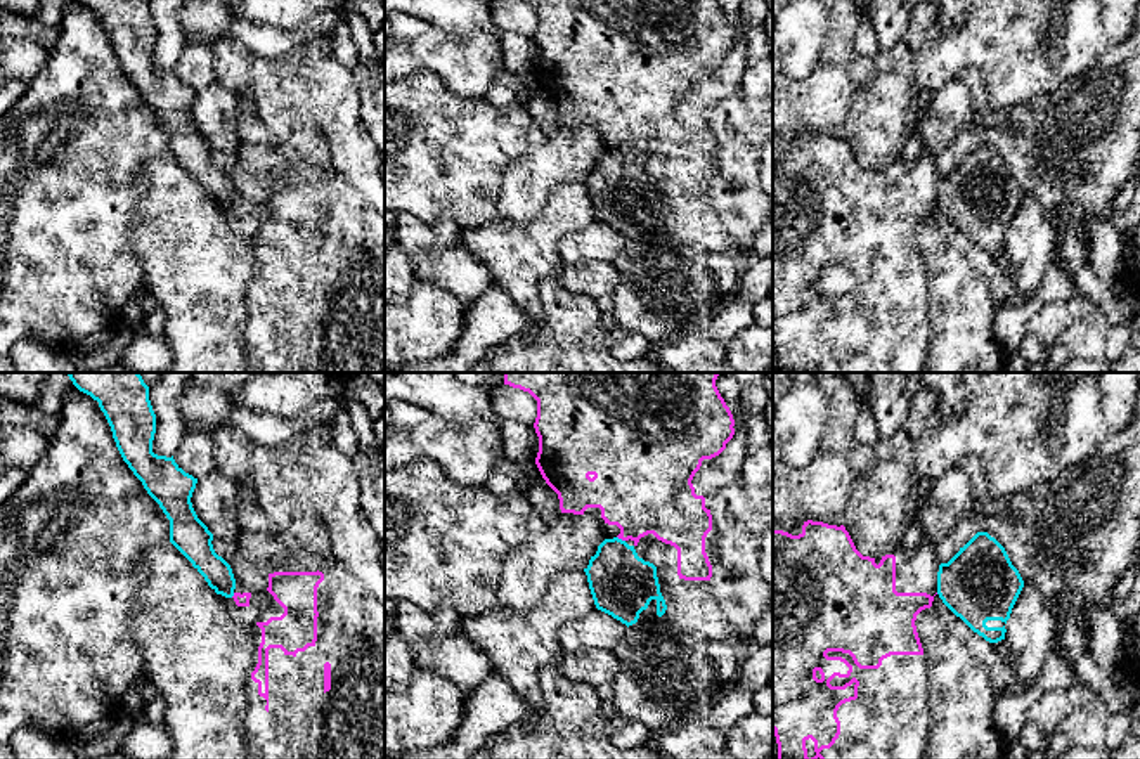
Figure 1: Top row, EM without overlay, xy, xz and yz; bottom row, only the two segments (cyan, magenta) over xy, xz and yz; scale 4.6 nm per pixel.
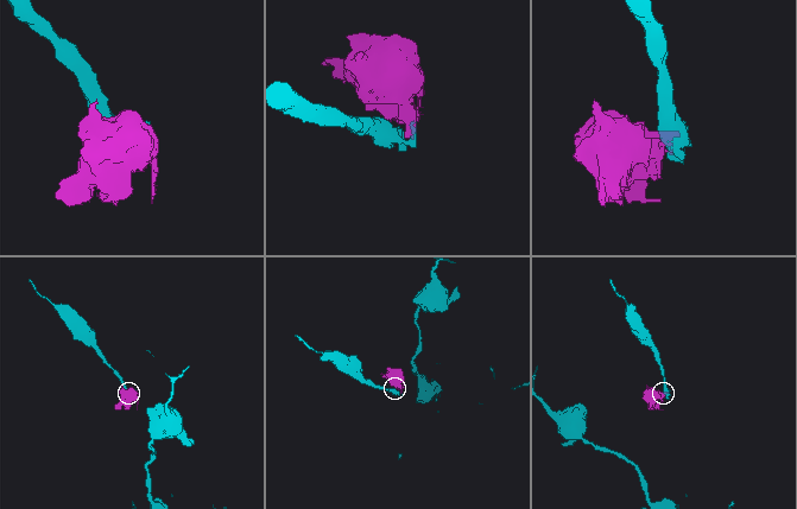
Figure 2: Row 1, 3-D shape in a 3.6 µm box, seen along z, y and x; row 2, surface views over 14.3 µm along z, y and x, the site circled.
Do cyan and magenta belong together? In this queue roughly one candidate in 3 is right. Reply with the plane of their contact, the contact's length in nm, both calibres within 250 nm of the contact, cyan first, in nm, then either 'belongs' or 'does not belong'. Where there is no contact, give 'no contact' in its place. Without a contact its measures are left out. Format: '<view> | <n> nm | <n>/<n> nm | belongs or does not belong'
xz | 50 nm | 300/400 nm | does not belong

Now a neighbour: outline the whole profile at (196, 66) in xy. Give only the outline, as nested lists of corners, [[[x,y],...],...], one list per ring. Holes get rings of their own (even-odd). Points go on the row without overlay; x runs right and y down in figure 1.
[[[204,42],[185,43],[184,52],[173,66],[175,75],[185,85],[201,92],[217,80],[215,55],[211,45]]]

